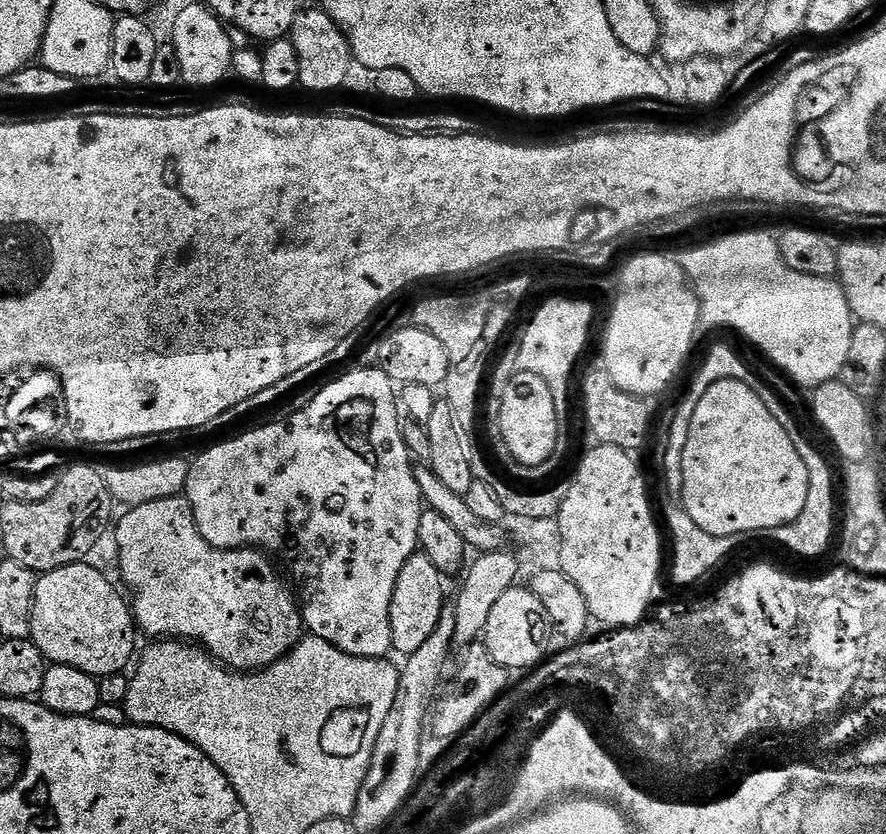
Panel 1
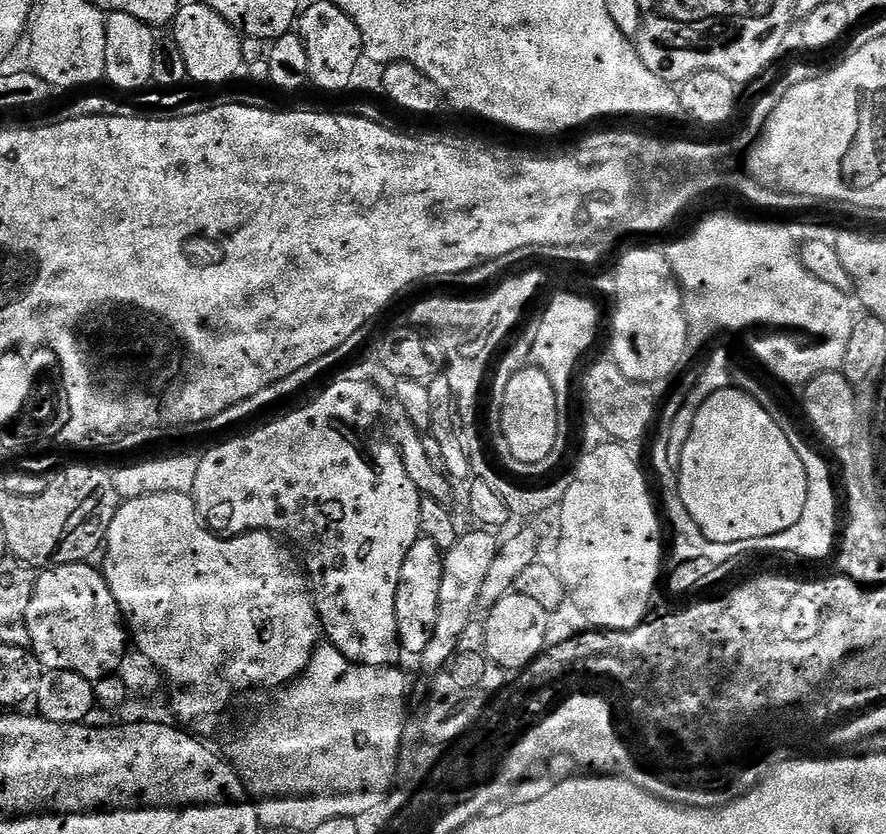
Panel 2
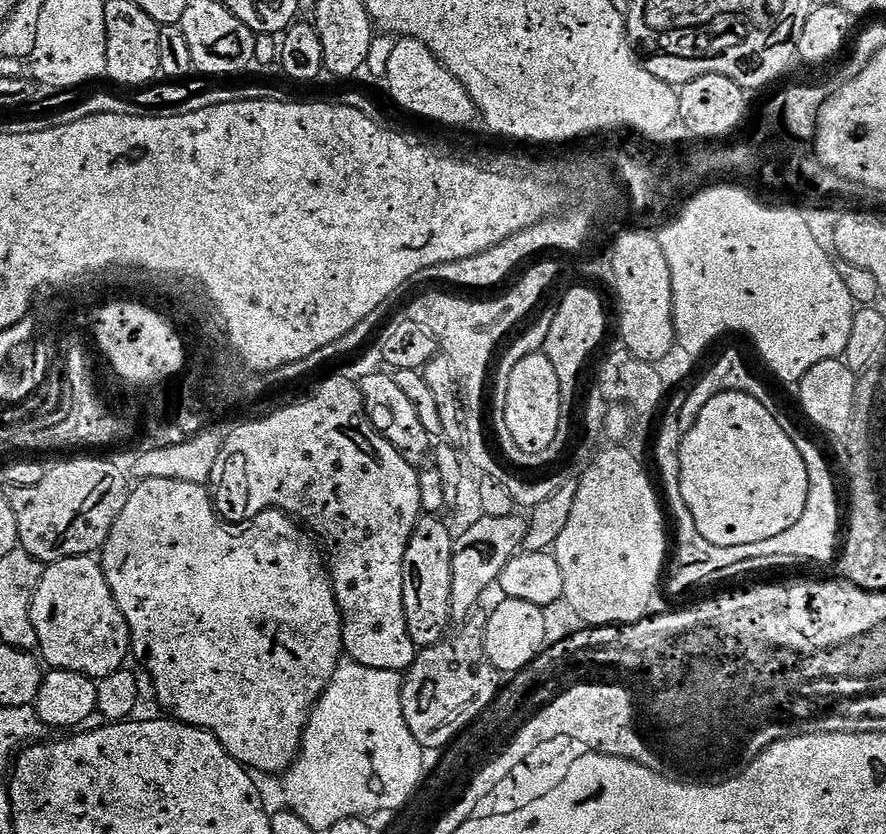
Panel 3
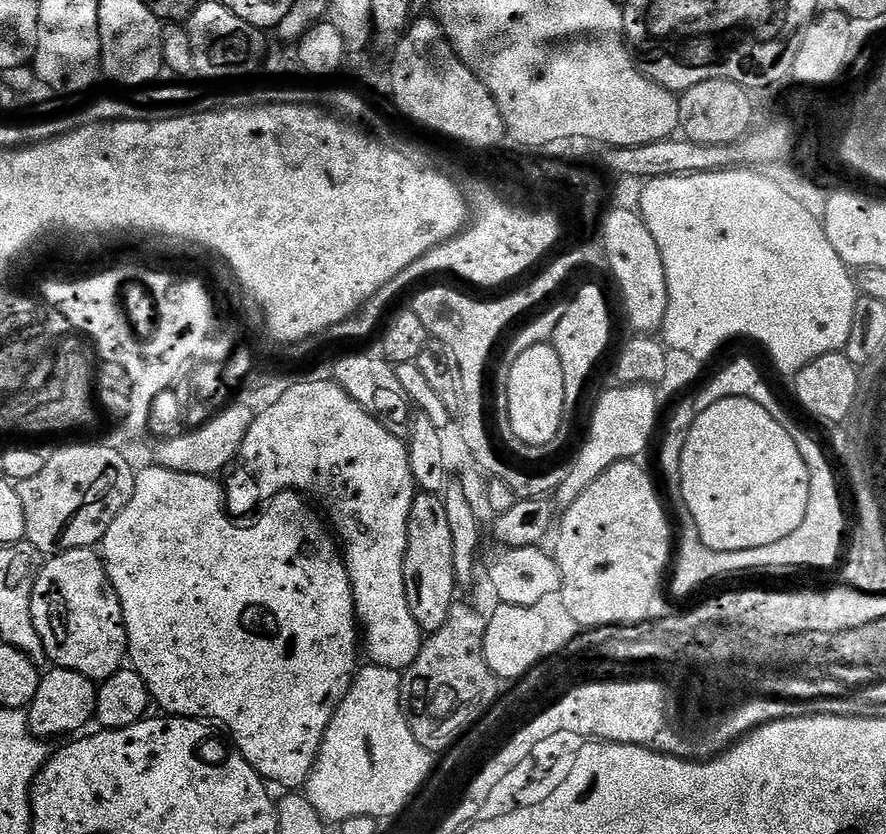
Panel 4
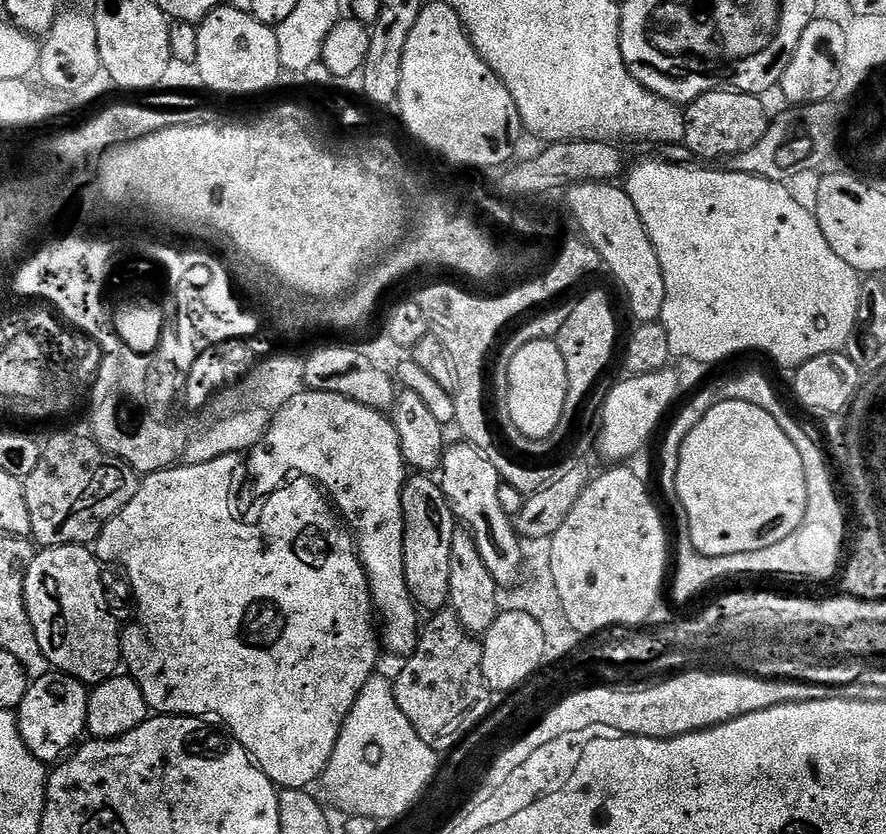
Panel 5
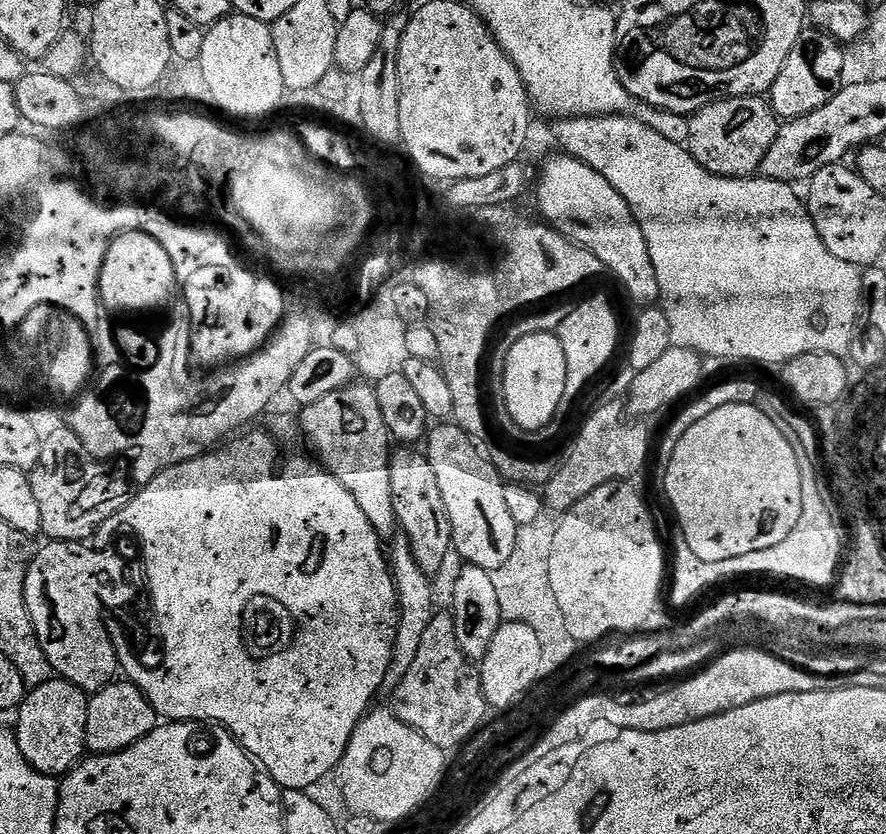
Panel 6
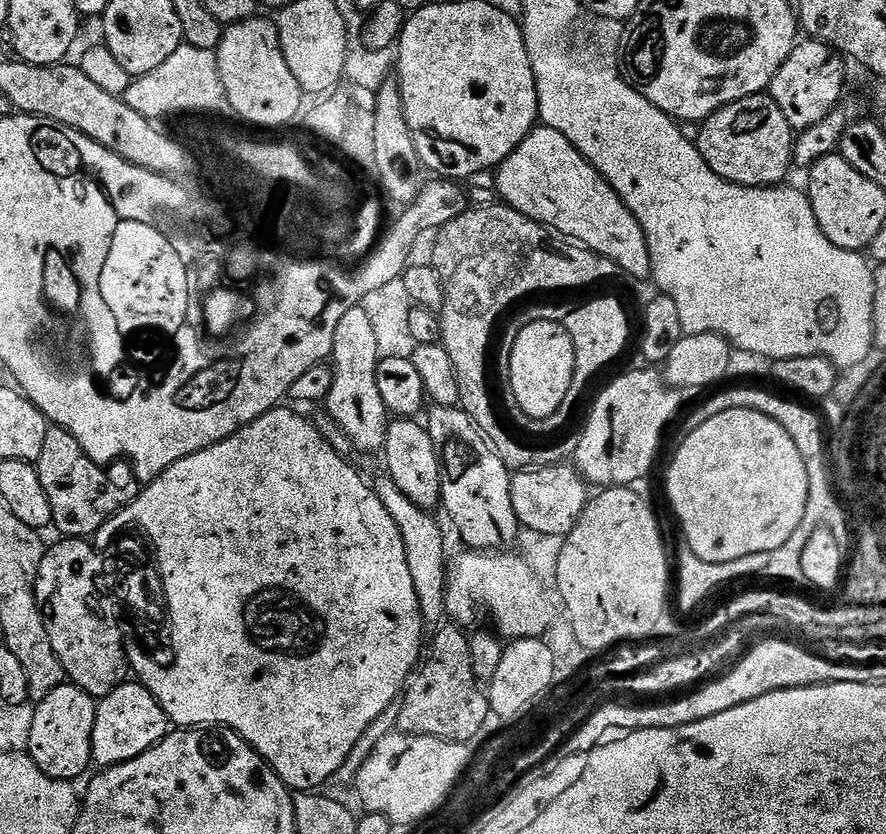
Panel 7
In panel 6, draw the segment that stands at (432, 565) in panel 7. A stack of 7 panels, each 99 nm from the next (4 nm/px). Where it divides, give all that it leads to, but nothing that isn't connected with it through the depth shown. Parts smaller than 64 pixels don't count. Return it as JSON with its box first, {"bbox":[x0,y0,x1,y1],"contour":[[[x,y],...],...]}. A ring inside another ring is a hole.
{"bbox":[384,536,436,688],"contour":[[[400,536],[393,552],[391,549],[390,566],[396,579],[397,595],[400,597],[401,620],[400,630],[396,635],[394,658],[384,685],[388,688],[395,688],[409,673],[411,666],[414,666],[415,659],[418,658],[426,630],[429,629],[430,622],[435,616],[436,606],[434,606],[434,588],[430,582],[431,577],[420,567],[407,537]]]}

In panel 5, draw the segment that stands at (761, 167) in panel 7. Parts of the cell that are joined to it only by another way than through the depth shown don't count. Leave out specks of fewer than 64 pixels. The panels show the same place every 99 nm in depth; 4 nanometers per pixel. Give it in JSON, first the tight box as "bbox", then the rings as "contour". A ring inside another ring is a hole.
{"bbox":[683,90,770,160],"contour":[[[721,90],[707,92],[693,100],[683,109],[686,134],[683,143],[693,157],[704,160],[719,160],[750,150],[768,130],[770,115],[764,109],[759,95],[751,92]]]}

